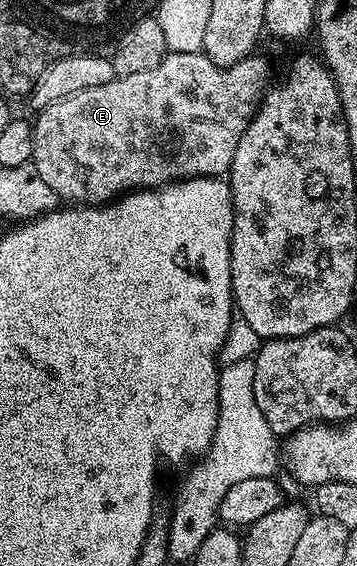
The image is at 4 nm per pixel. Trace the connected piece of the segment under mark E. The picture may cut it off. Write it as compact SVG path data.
M167 51L166 56L160 62L160 66L152 66L152 70L140 70L140 74L128 74L127 76L115 76L112 82L104 82L104 86L95 86L88 90L80 90L80 94L68 94L68 98L60 98L60 102L52 102L52 106L41 109L37 113L38 117L33 117L32 123L34 125L34 133L32 134L32 163L36 174L40 174L40 178L44 178L44 182L54 193L59 196L63 201L66 202L77 202L82 206L102 206L107 202L131 191L141 190L143 188L161 188L162 185L171 182L177 182L179 180L194 180L198 176L216 176L219 178L225 177L230 171L232 166L232 158L236 158L236 146L240 146L240 138L244 134L244 130L250 125L250 119L254 117L255 112L258 111L258 105L267 91L268 85L271 83L270 80L270 64L265 60L261 54L255 54L249 56L246 60L236 62L236 66L231 68L221 68L216 66L216 62L212 62L205 54L201 52L189 52L188 54L180 54L179 52Z

